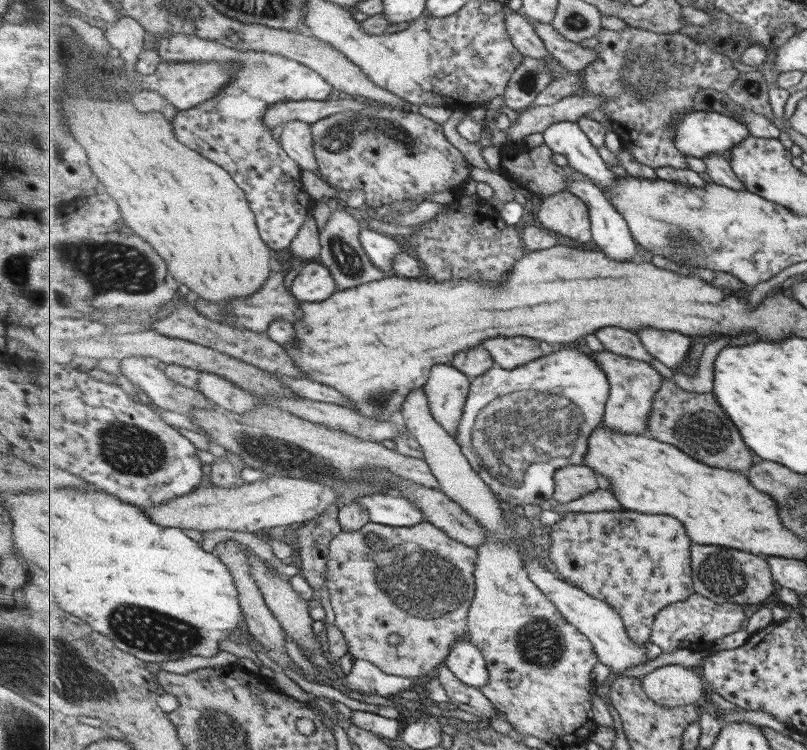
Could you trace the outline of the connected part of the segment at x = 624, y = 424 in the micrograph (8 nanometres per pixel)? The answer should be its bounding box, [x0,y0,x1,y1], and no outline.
[590,349,663,435]

